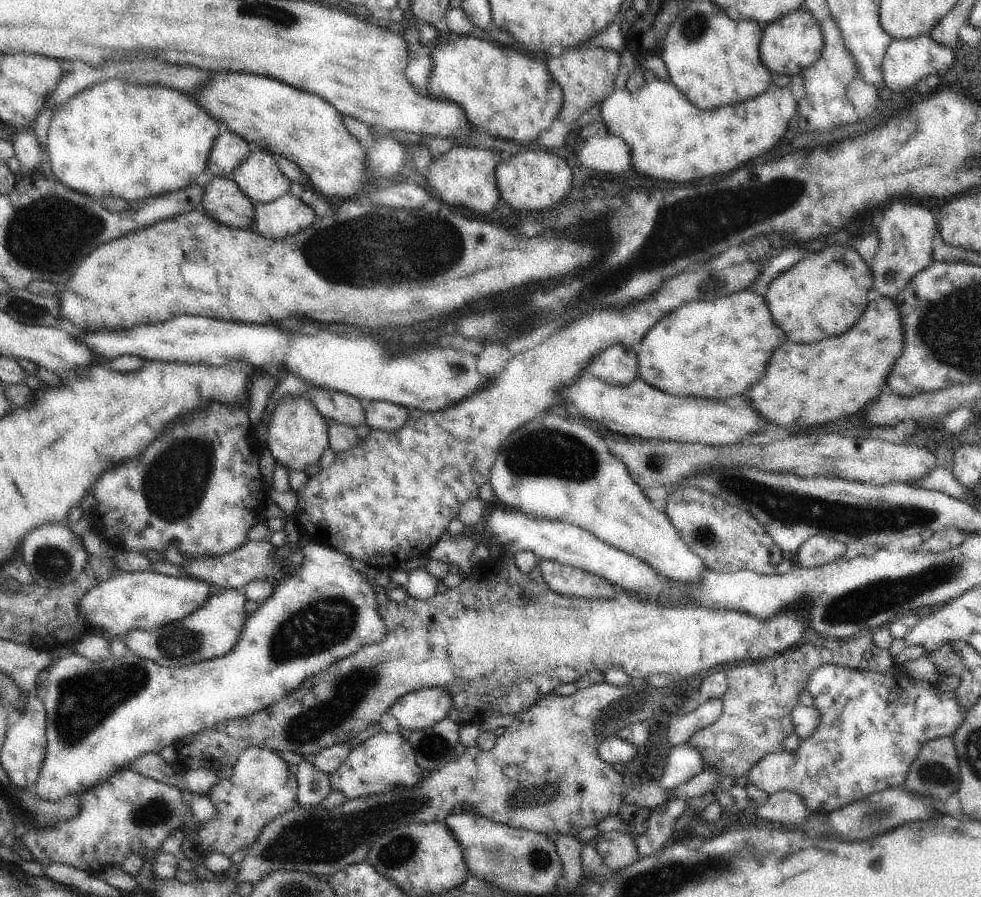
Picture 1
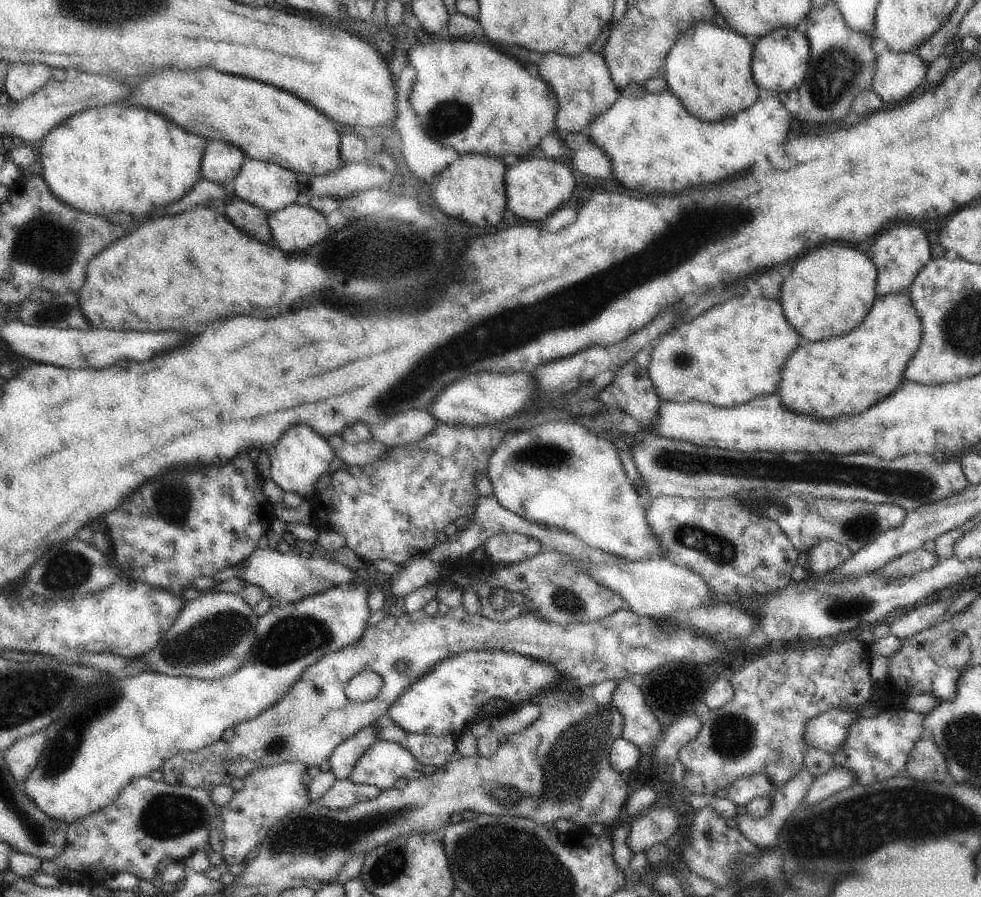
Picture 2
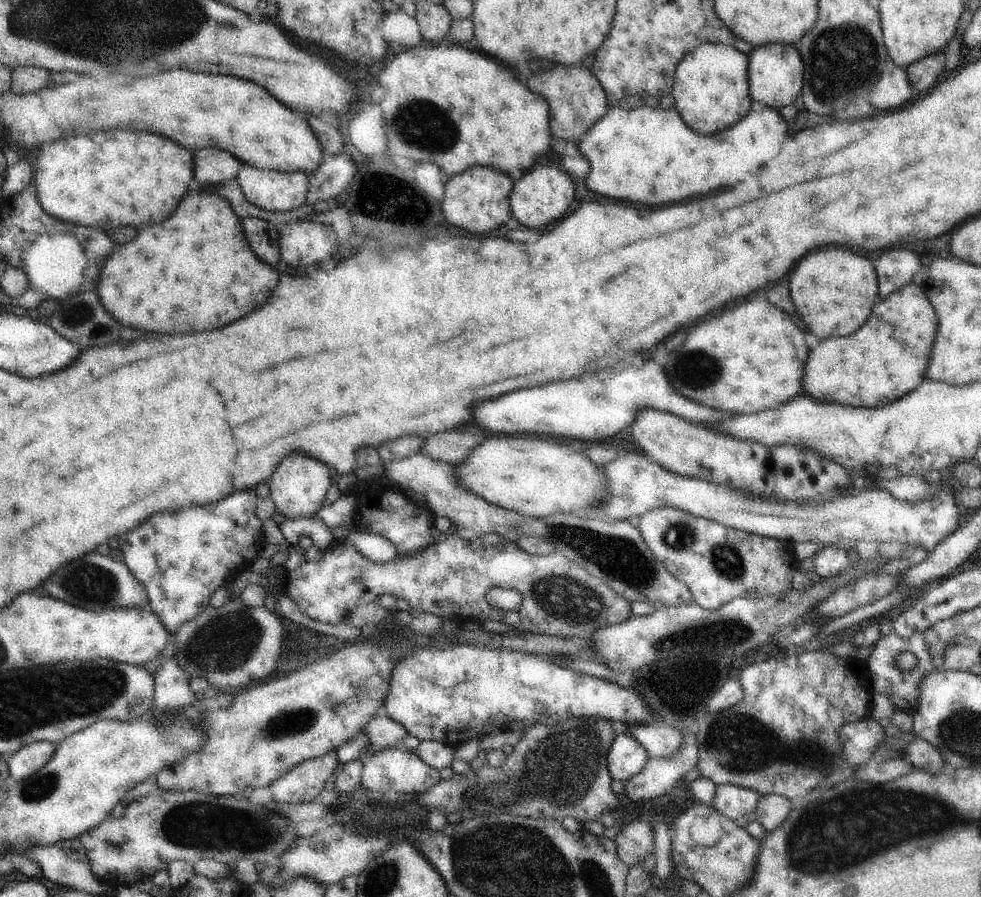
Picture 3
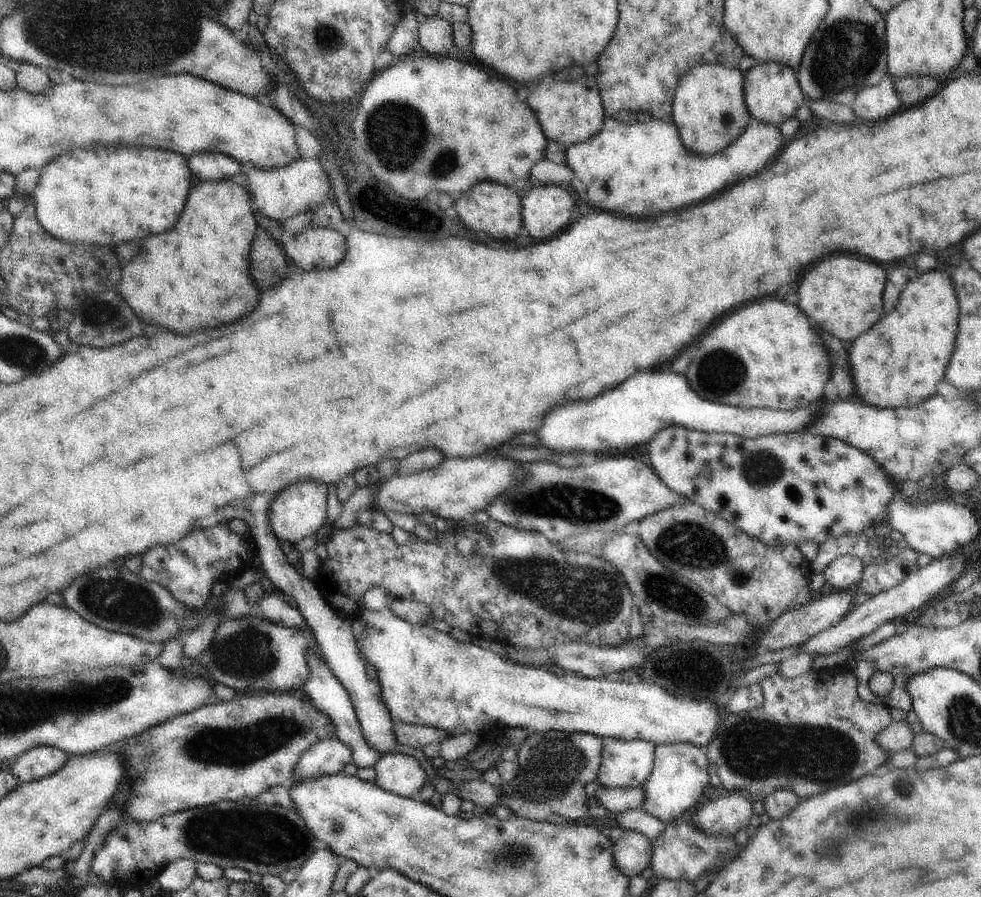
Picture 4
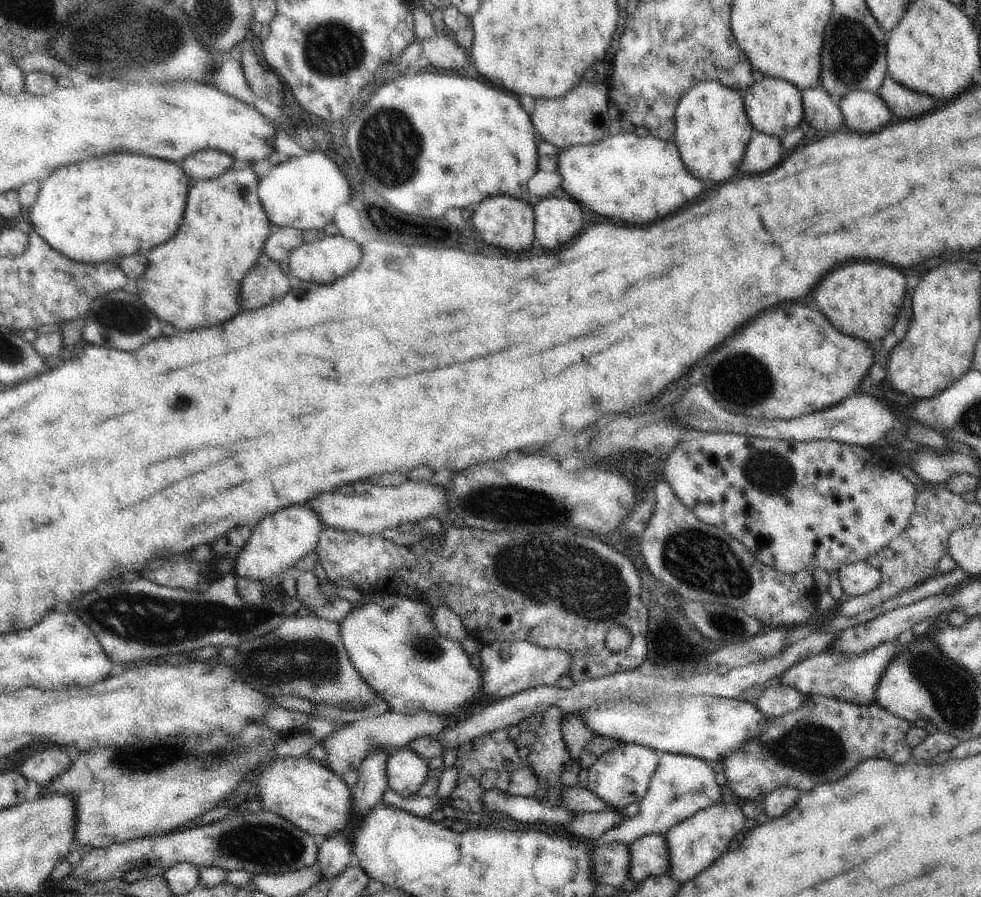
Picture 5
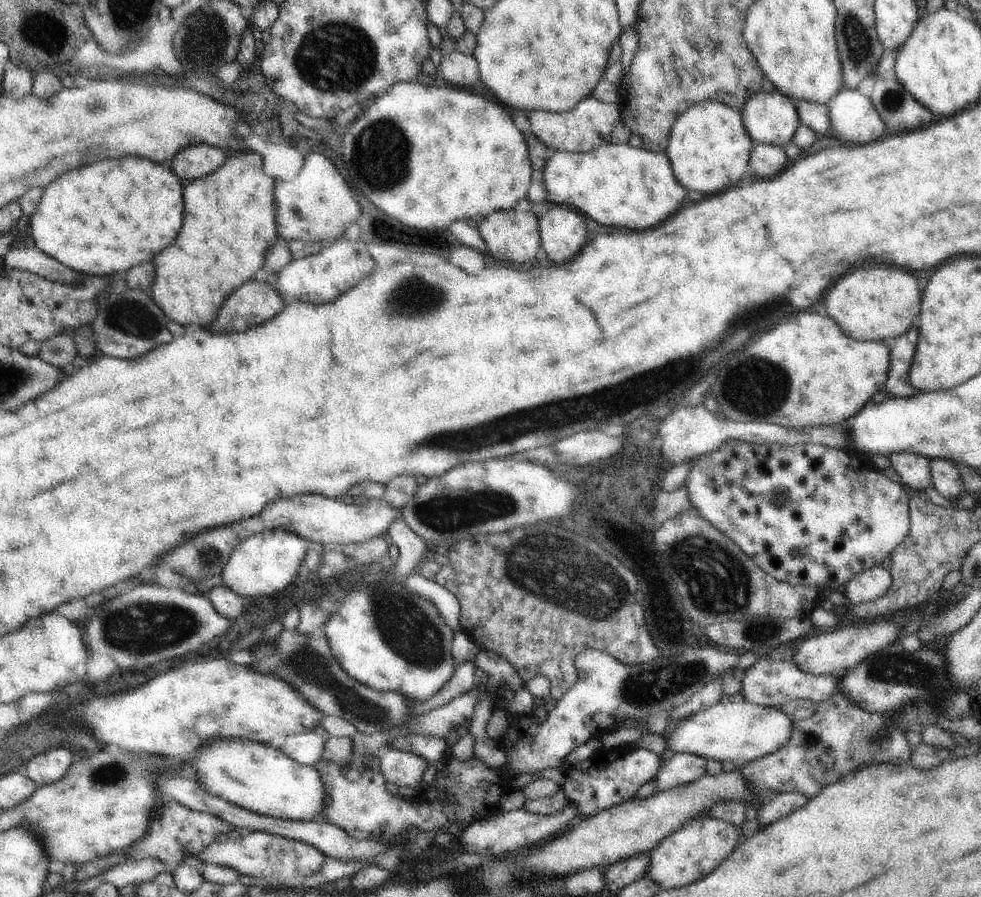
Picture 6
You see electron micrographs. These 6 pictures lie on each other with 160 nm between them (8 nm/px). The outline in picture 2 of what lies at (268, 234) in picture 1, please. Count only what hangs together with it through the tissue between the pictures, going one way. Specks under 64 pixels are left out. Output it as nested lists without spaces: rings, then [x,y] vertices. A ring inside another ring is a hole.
[[[297,202],[269,214],[268,222],[274,244],[286,254],[306,252],[308,248],[328,240],[334,232],[334,229],[327,223],[327,217],[314,210],[309,204],[300,206]]]

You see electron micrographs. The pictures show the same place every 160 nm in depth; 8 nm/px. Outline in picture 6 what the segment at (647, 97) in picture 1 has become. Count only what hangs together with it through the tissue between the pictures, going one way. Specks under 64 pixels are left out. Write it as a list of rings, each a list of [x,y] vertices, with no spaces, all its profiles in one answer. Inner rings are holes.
[[[752,141],[753,149],[750,153],[749,164],[752,174],[760,174],[760,178],[766,178],[766,174],[778,174],[786,168],[786,150],[778,145],[765,145]],[[608,142],[587,153],[555,151],[541,170],[545,200],[588,214],[598,224],[648,230],[668,220],[684,202],[686,190],[678,184],[667,153],[653,153],[629,144]]]

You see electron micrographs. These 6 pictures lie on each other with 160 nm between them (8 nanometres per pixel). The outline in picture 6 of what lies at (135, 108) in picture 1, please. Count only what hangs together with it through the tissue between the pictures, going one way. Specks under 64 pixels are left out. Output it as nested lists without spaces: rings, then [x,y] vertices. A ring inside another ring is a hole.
[[[126,156],[118,160],[102,160],[72,170],[52,182],[44,189],[36,212],[27,221],[35,246],[50,258],[82,275],[123,276],[131,268],[152,262],[156,254],[176,240],[182,226],[182,186],[170,168],[146,158]]]

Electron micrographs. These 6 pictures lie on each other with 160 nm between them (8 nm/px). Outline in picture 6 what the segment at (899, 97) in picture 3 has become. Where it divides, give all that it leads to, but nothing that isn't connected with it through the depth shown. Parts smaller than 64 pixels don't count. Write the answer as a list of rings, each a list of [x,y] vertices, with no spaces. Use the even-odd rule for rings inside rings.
[[[858,88],[844,89],[827,104],[829,114],[829,126],[834,136],[840,142],[854,142],[854,144],[868,144],[878,140],[884,134],[884,122],[872,104],[871,98],[862,94]]]

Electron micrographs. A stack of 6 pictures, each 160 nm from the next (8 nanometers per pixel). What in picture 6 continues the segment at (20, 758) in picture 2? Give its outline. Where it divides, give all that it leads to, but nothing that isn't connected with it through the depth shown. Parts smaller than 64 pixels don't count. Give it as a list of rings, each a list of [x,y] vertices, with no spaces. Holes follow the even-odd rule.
[[[64,747],[33,756],[26,764],[26,776],[37,786],[58,782],[70,768],[75,757]]]

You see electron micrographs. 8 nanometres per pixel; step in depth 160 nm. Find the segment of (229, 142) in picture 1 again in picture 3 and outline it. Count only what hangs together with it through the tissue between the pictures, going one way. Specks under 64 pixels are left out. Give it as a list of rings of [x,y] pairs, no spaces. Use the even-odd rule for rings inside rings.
[[[214,147],[196,150],[193,157],[195,177],[202,185],[222,186],[233,182],[243,165],[233,154]]]

